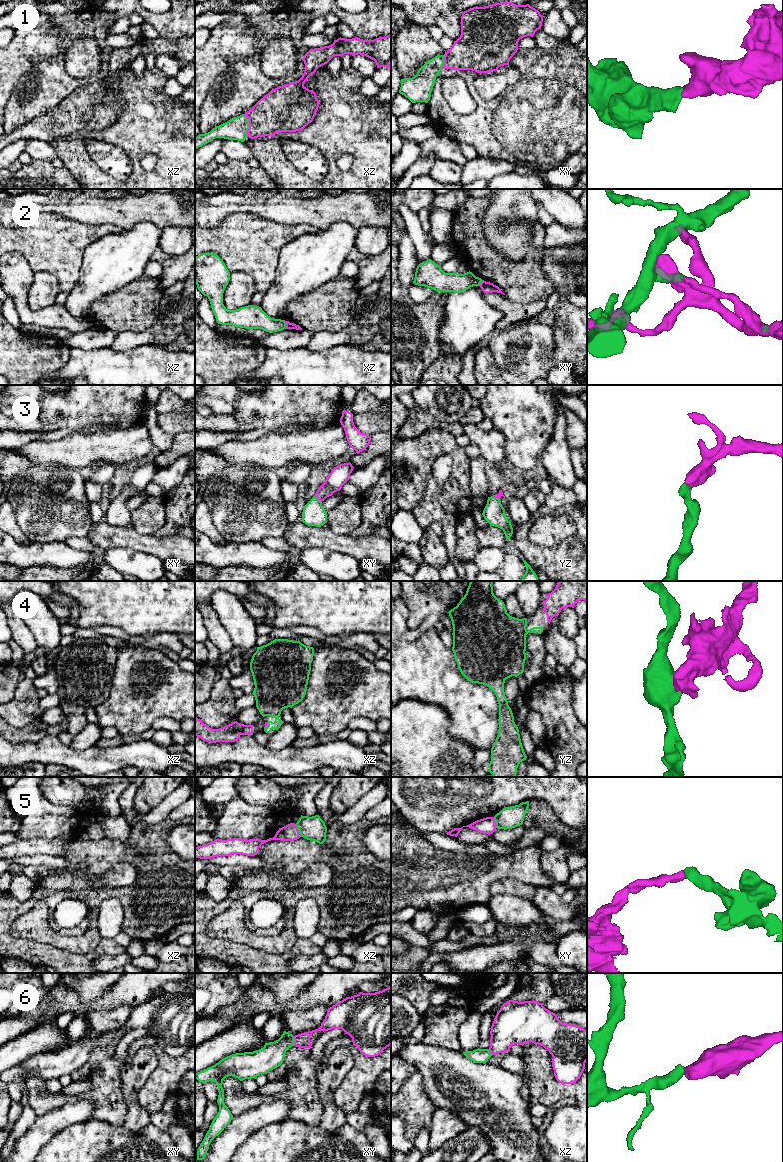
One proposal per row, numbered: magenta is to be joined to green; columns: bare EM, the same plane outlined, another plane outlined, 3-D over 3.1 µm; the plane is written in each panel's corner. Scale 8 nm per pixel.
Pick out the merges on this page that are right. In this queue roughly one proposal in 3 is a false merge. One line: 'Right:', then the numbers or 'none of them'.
Right: 1, 3, 4, 6

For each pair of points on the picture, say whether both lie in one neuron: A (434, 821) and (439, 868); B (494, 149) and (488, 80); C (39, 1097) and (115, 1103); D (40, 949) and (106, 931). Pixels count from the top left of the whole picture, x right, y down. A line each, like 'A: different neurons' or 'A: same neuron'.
A: different neurons
B: different neurons
C: same neuron
D: different neurons

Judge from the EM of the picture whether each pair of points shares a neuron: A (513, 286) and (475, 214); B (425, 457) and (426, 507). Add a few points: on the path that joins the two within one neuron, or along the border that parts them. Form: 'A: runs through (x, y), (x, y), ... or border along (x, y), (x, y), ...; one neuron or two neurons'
A: runs through (495, 268), (475, 248), (474, 232); one neuron
B: border along (432, 464), (426, 491), (414, 507); two neurons

